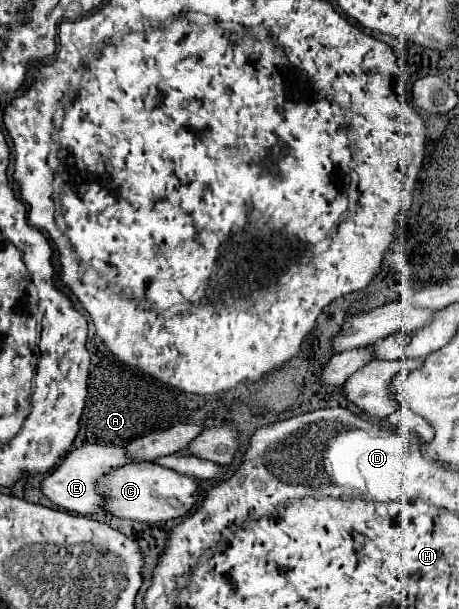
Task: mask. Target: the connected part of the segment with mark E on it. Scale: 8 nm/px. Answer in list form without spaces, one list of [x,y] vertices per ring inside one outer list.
[[[82,445],[78,449],[72,449],[68,457],[56,469],[44,479],[42,491],[44,495],[56,503],[58,507],[80,513],[80,515],[102,515],[104,511],[104,497],[98,491],[100,481],[112,473],[112,469],[124,467],[128,463],[134,463],[132,457],[124,451],[124,447],[106,447],[106,445]]]

